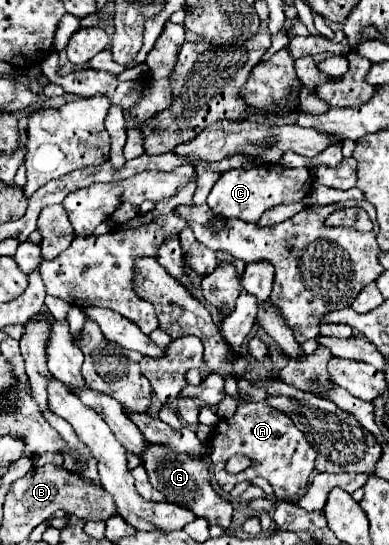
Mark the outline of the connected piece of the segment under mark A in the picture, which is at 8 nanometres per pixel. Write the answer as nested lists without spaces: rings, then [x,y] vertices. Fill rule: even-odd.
[[[224,376],[224,382],[226,382],[224,384],[226,394],[236,398],[238,408],[236,408],[236,414],[232,418],[222,418],[212,428],[212,436],[210,436],[212,452],[208,454],[208,458],[212,462],[214,480],[218,482],[218,486],[224,492],[230,492],[234,488],[234,484],[262,476],[272,484],[278,500],[296,500],[296,496],[304,494],[304,488],[308,484],[308,476],[314,470],[316,450],[308,444],[306,436],[294,426],[294,422],[284,412],[276,412],[274,408],[268,406],[266,400],[244,402],[236,390],[234,376]],[[236,454],[250,458],[252,464],[240,474],[230,474],[226,470],[226,462],[228,462],[228,458],[232,458]]]

